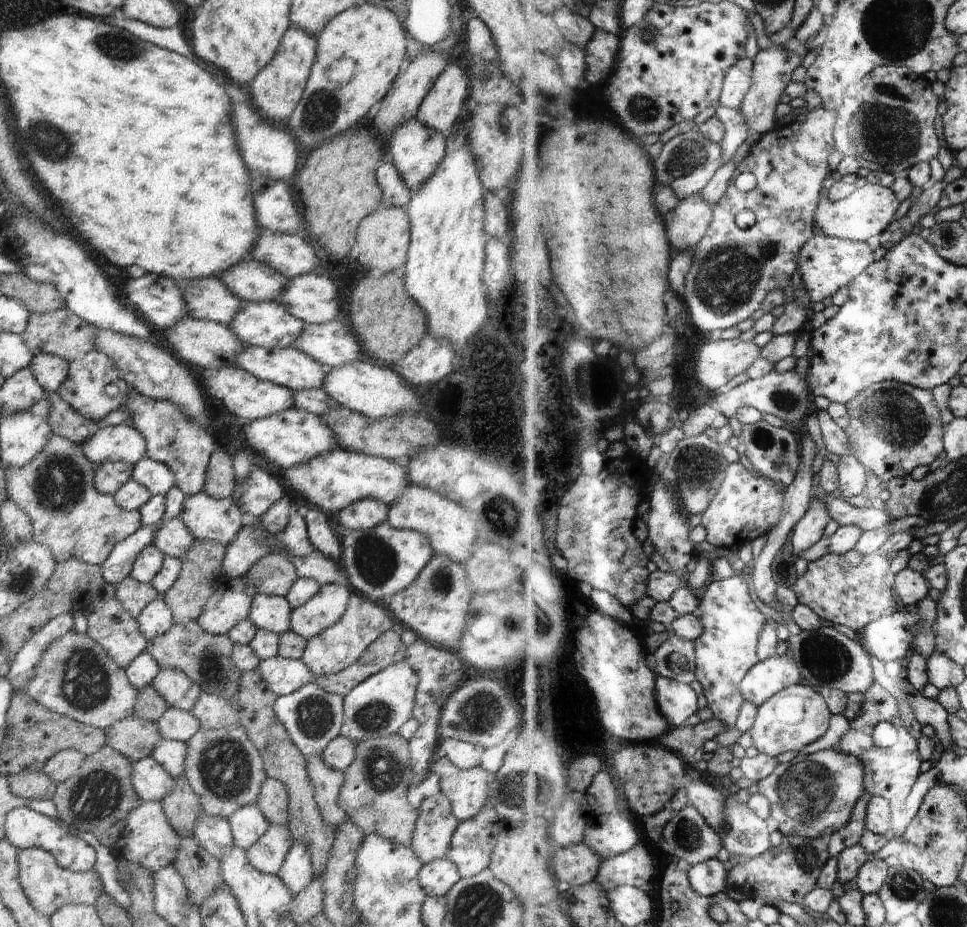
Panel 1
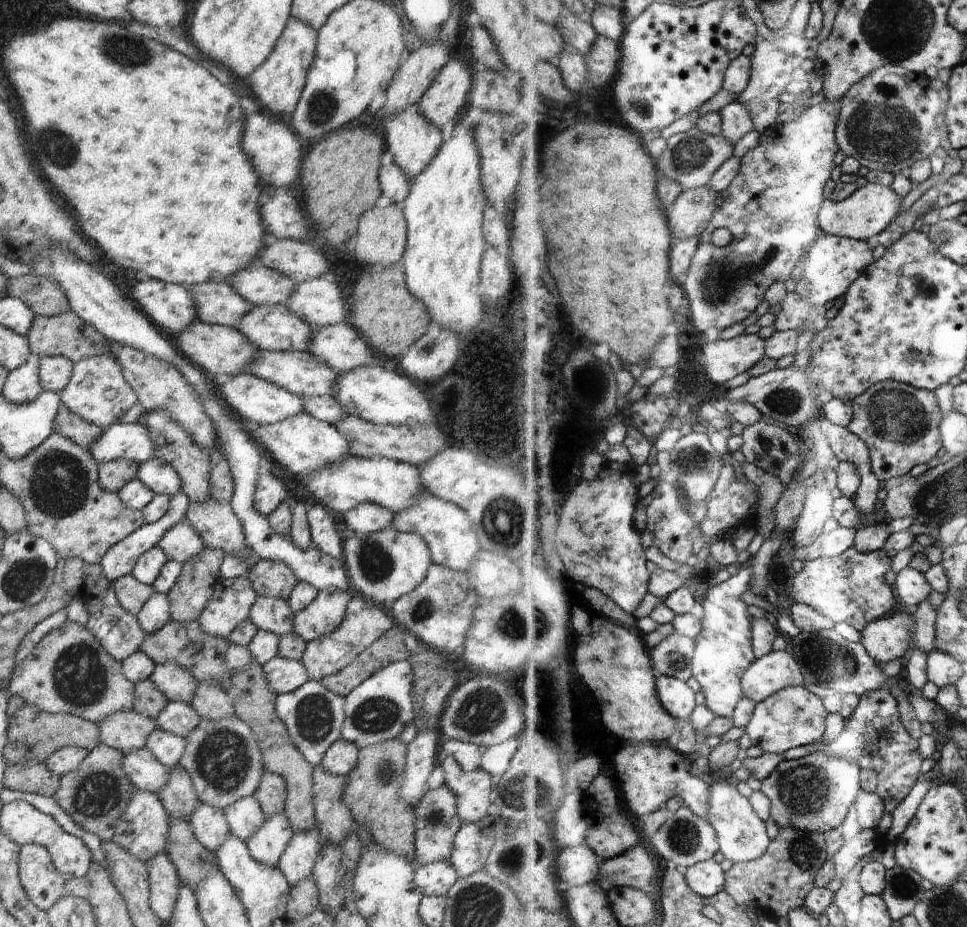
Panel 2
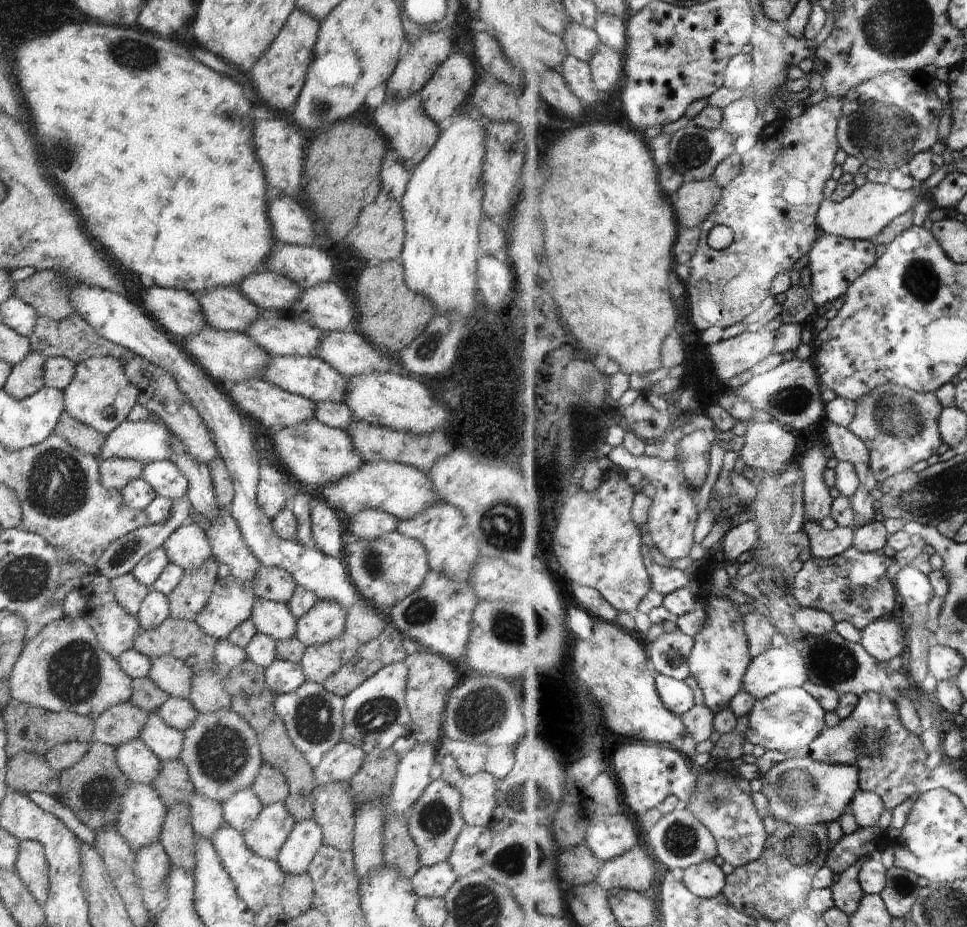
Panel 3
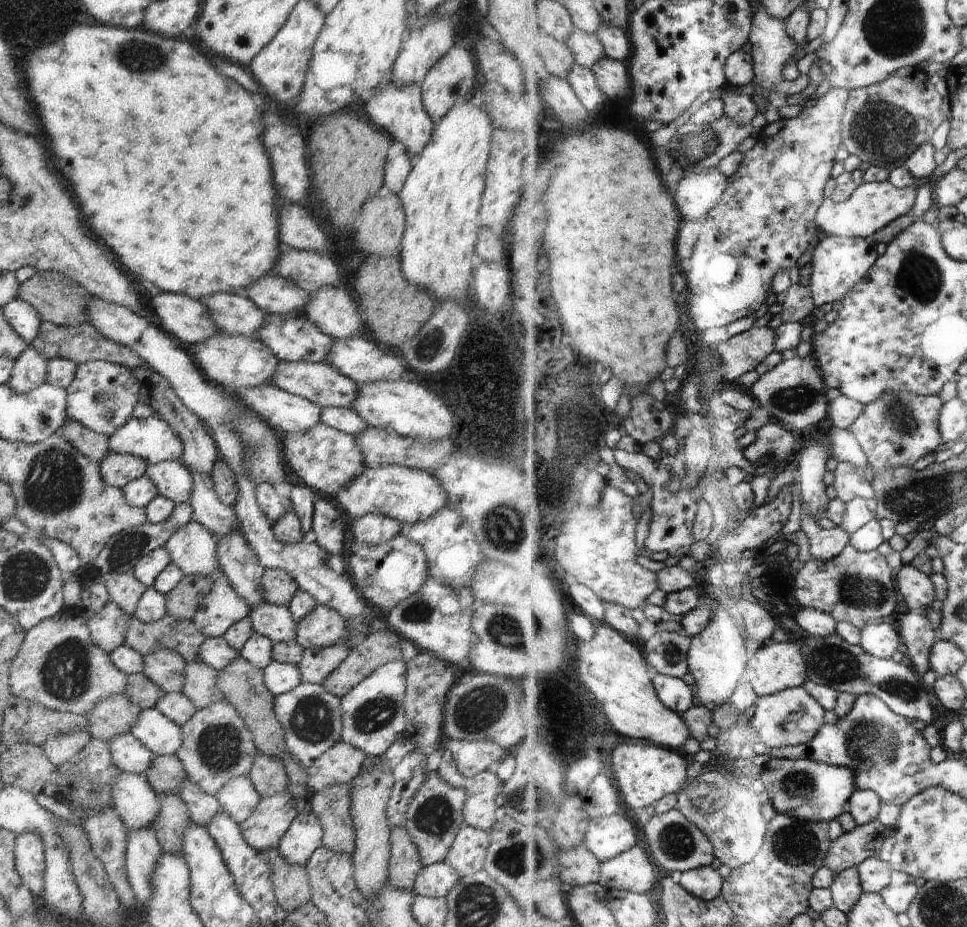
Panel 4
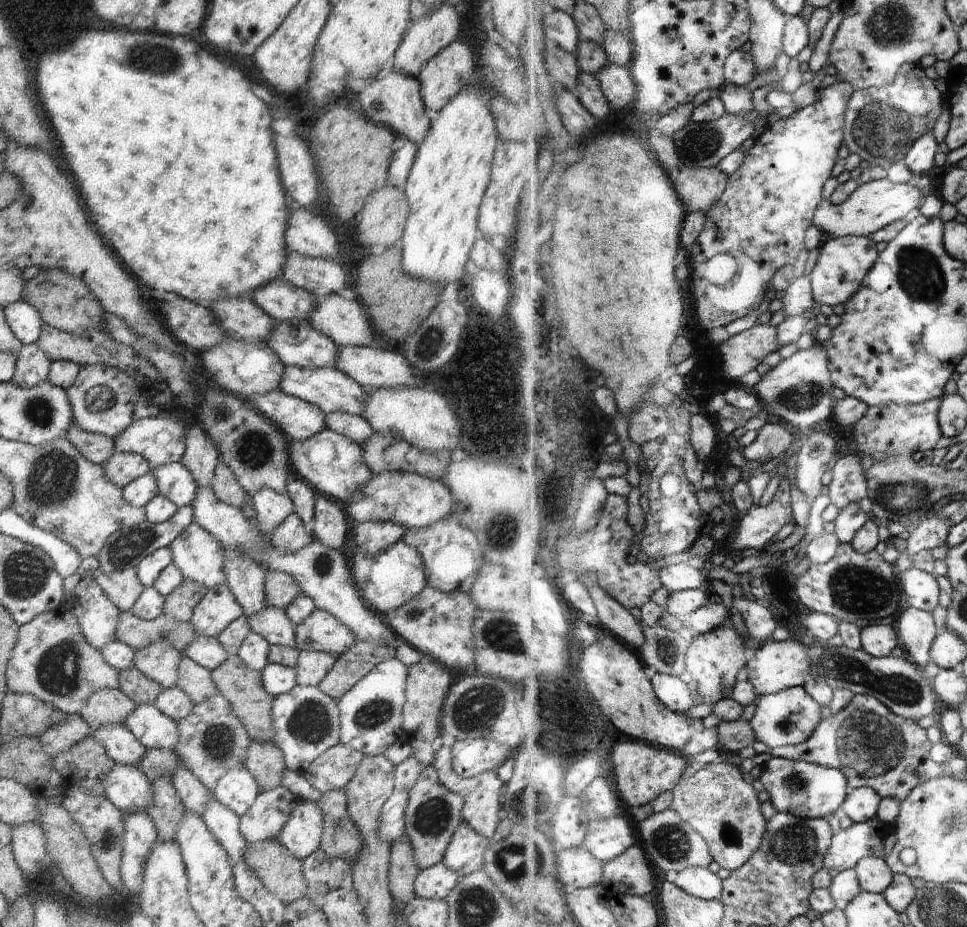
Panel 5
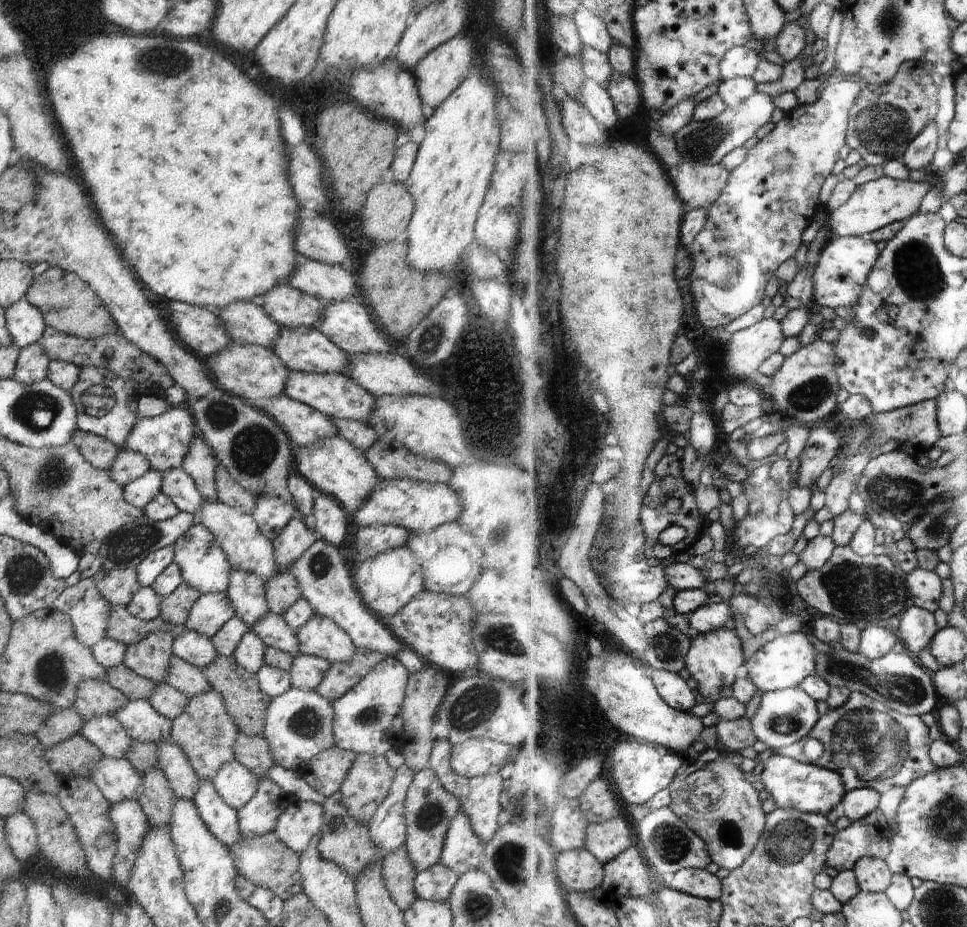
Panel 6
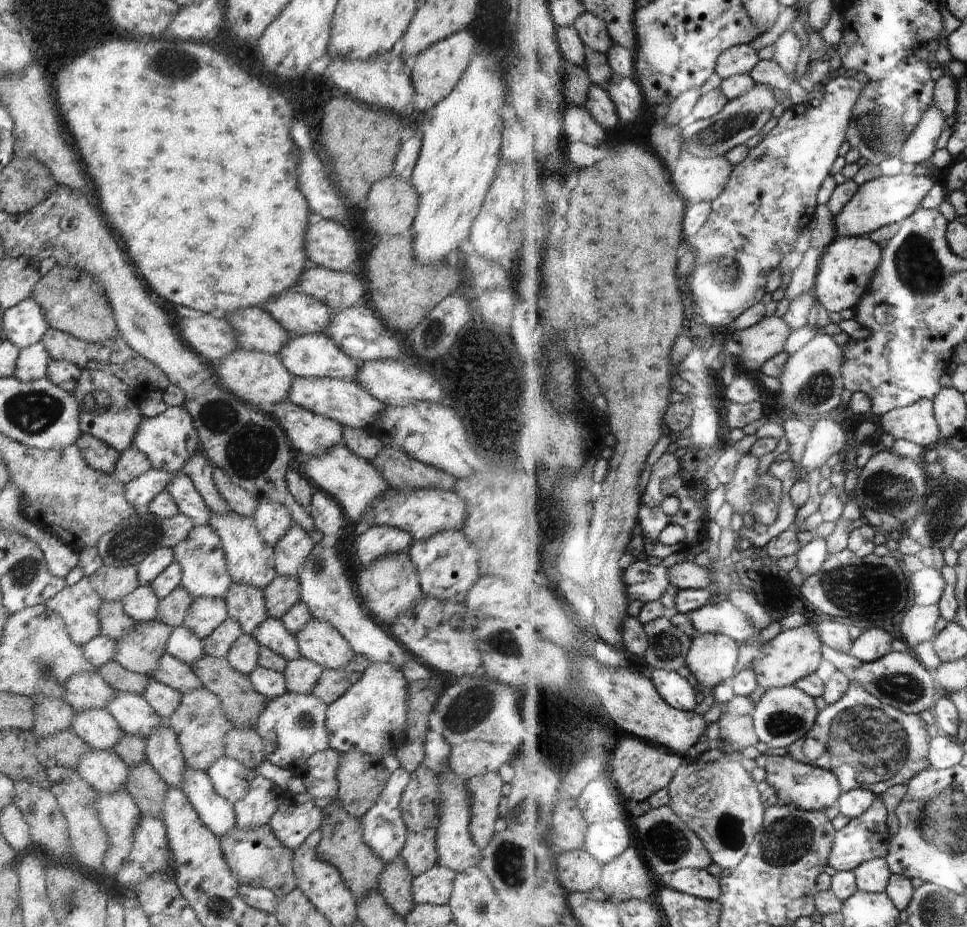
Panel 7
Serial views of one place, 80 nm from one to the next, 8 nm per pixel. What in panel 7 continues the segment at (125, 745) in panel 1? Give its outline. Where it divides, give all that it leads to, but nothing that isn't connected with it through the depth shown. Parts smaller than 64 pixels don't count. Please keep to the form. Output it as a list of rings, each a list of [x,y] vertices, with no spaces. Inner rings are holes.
[[[81,672],[67,680],[62,700],[66,701],[76,713],[106,710],[107,704],[115,697],[115,692],[97,672]]]

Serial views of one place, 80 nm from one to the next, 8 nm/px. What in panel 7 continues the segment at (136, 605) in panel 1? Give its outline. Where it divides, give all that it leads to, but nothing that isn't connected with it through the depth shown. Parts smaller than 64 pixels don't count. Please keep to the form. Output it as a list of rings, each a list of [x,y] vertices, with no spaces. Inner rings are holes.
[[[102,565],[89,576],[90,584],[103,601],[121,602],[139,586],[139,576],[135,566]]]

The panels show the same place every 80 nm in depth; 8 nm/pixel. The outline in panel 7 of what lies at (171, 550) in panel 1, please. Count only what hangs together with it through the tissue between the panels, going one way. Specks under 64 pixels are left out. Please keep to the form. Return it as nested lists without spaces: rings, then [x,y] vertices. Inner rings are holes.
[[[208,524],[190,529],[188,538],[173,546],[175,561],[181,566],[181,584],[193,597],[224,598],[232,584],[232,577],[227,569],[222,541],[215,530]]]

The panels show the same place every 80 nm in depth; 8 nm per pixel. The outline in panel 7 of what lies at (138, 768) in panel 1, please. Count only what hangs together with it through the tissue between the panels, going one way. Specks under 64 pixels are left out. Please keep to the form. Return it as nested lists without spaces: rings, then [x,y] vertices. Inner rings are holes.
[[[102,709],[75,712],[70,730],[99,751],[112,751],[123,737],[123,730],[116,719]]]

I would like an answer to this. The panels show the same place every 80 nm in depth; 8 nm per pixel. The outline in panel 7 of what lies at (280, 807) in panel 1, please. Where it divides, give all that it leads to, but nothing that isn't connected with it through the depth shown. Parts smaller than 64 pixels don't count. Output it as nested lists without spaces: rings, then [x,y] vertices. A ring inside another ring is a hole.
[[[234,727],[225,736],[225,755],[237,760],[240,764],[243,764],[245,767],[248,767],[255,772],[256,766],[262,764],[265,760],[262,737],[256,732],[255,728],[250,727],[244,729],[243,727]]]

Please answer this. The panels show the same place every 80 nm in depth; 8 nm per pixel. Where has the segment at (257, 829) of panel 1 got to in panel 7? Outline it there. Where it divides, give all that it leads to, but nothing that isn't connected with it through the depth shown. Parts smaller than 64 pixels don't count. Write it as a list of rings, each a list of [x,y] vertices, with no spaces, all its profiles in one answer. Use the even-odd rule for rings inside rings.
[[[226,755],[215,760],[206,773],[216,792],[230,804],[245,797],[252,779],[257,775],[252,769]]]

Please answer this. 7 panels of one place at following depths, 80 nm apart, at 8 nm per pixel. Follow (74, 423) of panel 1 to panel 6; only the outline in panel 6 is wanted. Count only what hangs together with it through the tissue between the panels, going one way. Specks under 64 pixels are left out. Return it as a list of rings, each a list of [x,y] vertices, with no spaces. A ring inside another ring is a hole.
[[[76,429],[71,438],[72,444],[79,448],[82,456],[99,469],[108,471],[117,455],[118,448],[111,440]]]

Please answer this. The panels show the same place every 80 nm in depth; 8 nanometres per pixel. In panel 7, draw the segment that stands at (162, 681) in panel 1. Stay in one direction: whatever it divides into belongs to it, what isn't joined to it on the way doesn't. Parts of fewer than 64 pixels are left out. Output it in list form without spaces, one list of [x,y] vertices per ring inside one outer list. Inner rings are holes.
[[[156,620],[138,623],[131,633],[116,641],[113,660],[126,670],[152,675],[159,667],[160,657],[166,653],[172,629],[173,627]]]

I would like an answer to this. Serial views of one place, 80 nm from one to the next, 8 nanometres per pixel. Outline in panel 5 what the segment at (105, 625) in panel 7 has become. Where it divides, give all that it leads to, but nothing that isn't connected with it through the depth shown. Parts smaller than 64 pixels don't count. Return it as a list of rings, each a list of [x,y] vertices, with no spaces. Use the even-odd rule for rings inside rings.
[[[121,611],[116,627],[116,640],[138,650],[158,641],[167,641],[182,653],[196,634],[190,622],[162,614],[151,621],[138,618],[131,611]]]

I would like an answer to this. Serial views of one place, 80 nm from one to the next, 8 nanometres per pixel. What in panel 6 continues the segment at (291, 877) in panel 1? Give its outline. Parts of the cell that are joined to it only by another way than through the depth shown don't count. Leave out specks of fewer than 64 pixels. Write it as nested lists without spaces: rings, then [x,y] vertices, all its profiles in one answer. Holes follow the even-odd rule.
[[[293,797],[284,812],[278,817],[273,833],[299,856],[308,848],[310,841],[320,834],[323,824],[325,824],[323,821],[323,806],[320,803],[302,801]]]

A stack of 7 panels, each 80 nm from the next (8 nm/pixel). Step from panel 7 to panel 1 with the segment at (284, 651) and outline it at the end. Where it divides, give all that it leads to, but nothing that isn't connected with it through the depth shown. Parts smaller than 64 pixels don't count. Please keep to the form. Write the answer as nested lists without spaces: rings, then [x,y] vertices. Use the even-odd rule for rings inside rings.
[[[257,593],[249,610],[249,619],[258,629],[281,635],[290,628],[292,609],[286,597]]]

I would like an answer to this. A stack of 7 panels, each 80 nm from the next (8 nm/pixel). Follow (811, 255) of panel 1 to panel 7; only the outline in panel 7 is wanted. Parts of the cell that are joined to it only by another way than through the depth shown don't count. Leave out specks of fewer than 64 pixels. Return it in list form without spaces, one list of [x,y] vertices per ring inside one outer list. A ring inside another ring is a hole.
[[[840,237],[829,246],[822,260],[822,270],[816,284],[816,296],[828,310],[844,312],[856,308],[874,282],[874,274],[882,266],[880,244],[866,237]]]

